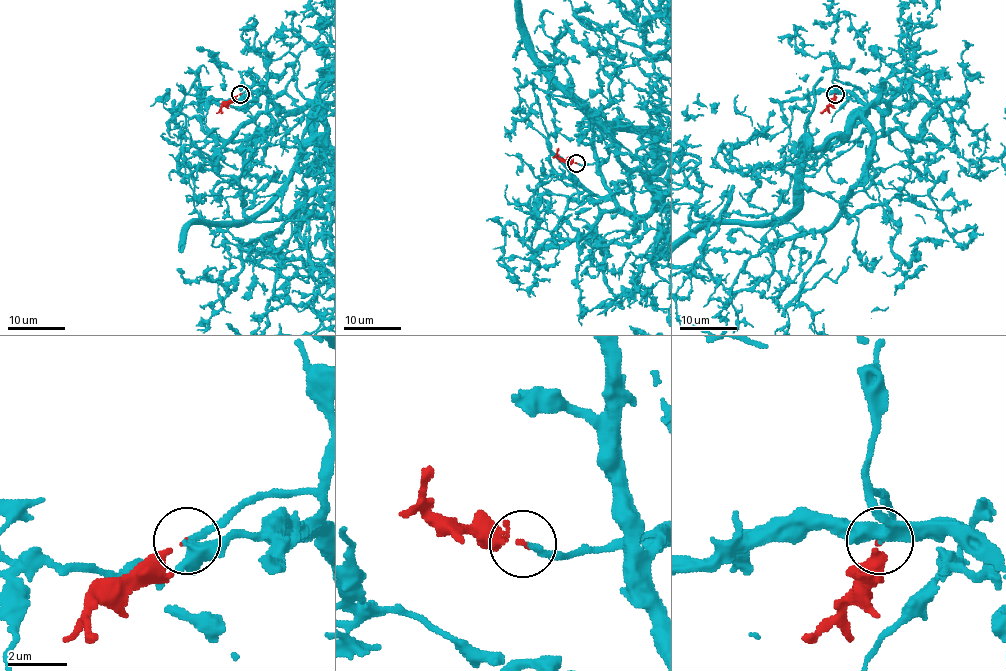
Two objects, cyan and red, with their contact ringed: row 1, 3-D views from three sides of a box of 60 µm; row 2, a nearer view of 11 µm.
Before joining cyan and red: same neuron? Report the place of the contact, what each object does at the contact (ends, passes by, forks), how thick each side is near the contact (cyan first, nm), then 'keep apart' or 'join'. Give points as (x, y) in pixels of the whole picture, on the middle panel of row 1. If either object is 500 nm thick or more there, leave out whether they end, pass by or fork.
place (576, 163); cyan ends; red ends; calibres 200 and 160 nm; join

